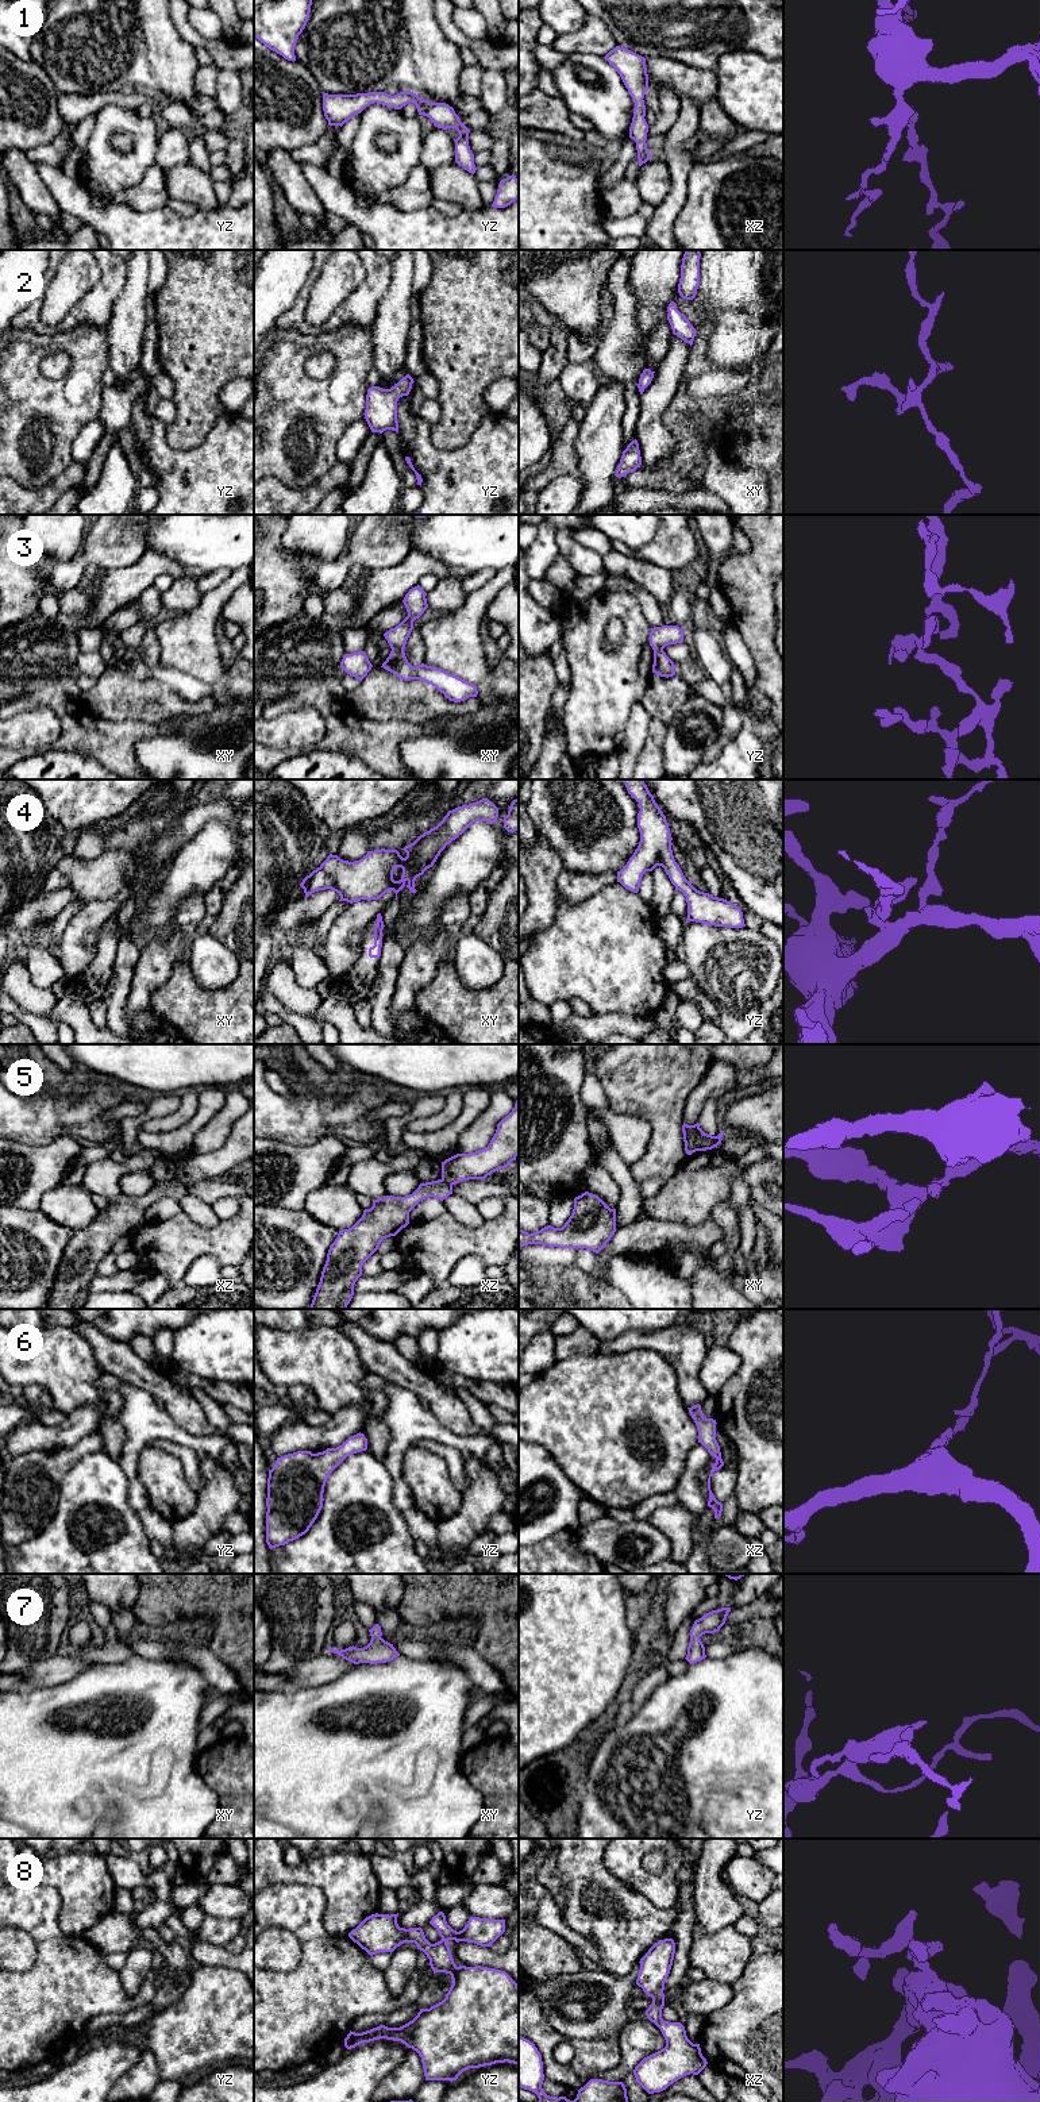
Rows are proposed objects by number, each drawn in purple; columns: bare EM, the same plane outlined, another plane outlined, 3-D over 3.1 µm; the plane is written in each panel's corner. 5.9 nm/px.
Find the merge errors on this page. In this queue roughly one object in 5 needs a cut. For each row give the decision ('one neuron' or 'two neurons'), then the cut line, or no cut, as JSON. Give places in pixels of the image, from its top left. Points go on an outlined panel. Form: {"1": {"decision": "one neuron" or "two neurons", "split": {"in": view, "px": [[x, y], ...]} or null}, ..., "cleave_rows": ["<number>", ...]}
{"1": {"decision": "one neuron", "split": null}, "2": {"decision": "one neuron", "split": null}, "3": {"decision": "two neurons", "split": {"in": "xy", "px": [[392, 649], [403, 651]]}}, "4": {"decision": "one neuron", "split": null}, "5": {"decision": "two neurons", "split": {"in": "xz", "px": [[442, 1178], [451, 1185]]}}, "6": {"decision": "one neuron", "split": null}, "7": {"decision": "one neuron", "split": null}, "8": {"decision": "one neuron", "split": null}, "cleave_rows": ["3", "5"]}

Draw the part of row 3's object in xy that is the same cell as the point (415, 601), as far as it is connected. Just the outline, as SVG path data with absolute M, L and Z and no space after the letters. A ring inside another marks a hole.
M417 585L405 594L402 603L408 616L394 628L384 634L392 650L404 651L407 640L413 630L413 621L419 619L428 608L427 593Z

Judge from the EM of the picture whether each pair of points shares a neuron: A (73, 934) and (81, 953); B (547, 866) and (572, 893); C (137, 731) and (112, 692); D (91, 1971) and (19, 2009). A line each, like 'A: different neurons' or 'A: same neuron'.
A: same neuron
B: different neurons
C: different neurons
D: same neuron

